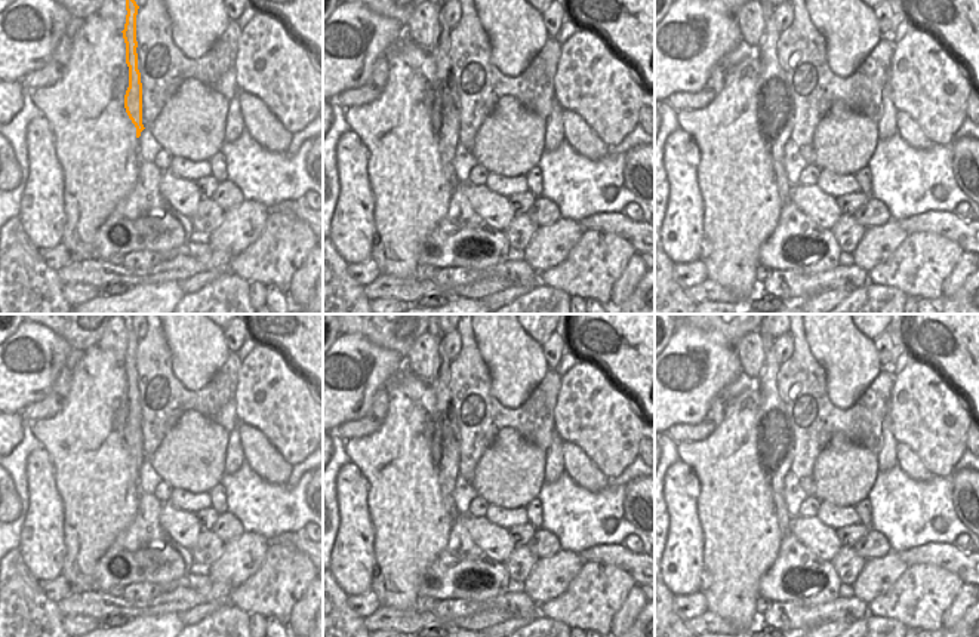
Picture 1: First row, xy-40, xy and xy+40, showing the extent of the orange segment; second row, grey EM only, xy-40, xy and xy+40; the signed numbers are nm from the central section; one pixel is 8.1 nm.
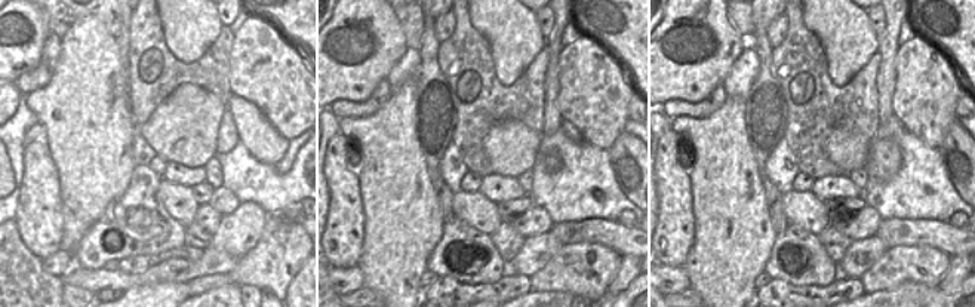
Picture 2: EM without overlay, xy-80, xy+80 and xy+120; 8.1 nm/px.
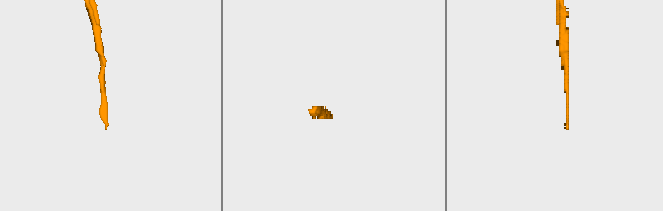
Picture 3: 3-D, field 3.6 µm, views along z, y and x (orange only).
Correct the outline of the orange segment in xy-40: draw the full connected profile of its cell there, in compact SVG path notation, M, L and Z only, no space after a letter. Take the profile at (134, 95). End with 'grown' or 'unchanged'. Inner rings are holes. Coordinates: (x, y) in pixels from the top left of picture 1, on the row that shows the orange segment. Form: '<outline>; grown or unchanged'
M126 0L126 24L123 39L126 43L126 64L129 67L129 87L124 95L124 108L136 127L136 138L141 136L141 132L145 129L142 124L142 83L141 73L138 70L138 41L136 41L136 15L139 6L135 0Z; unchanged

